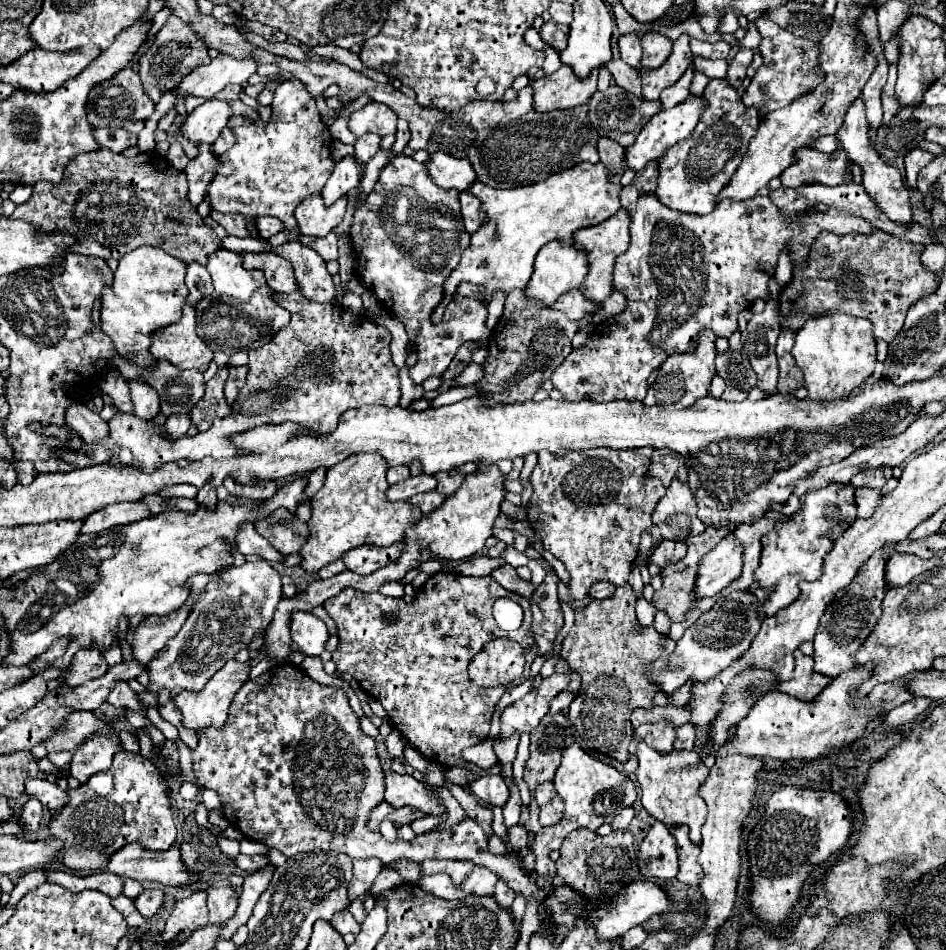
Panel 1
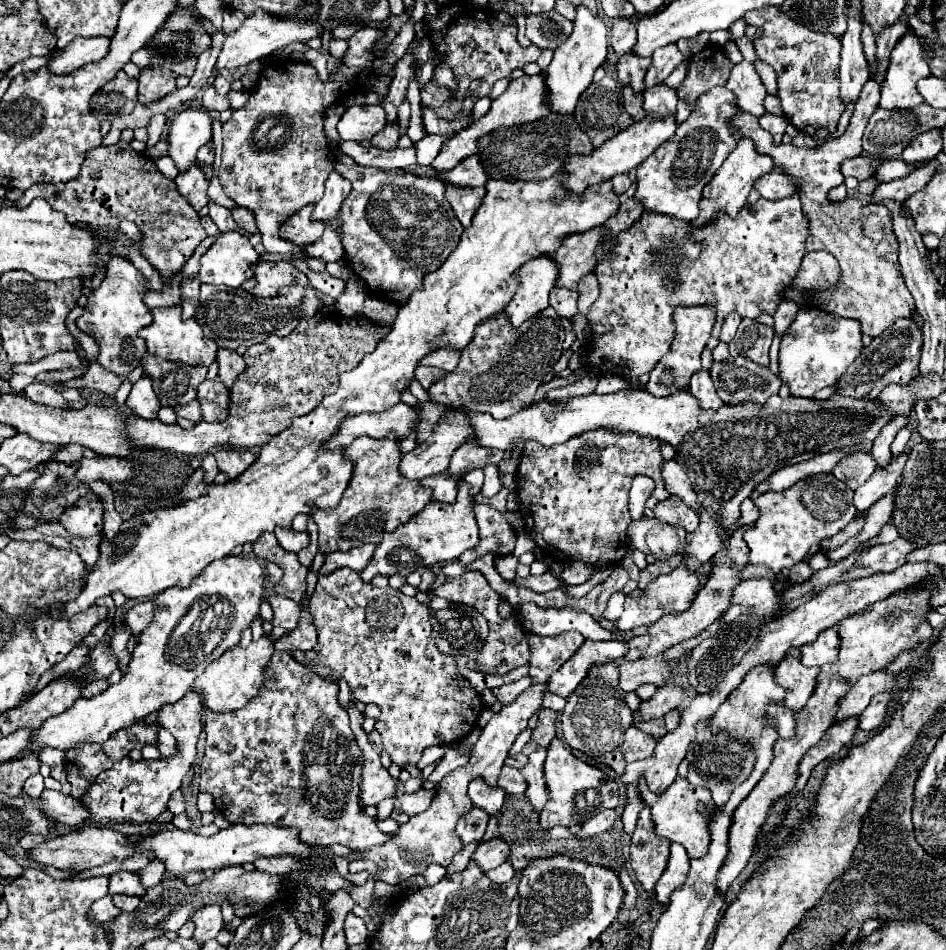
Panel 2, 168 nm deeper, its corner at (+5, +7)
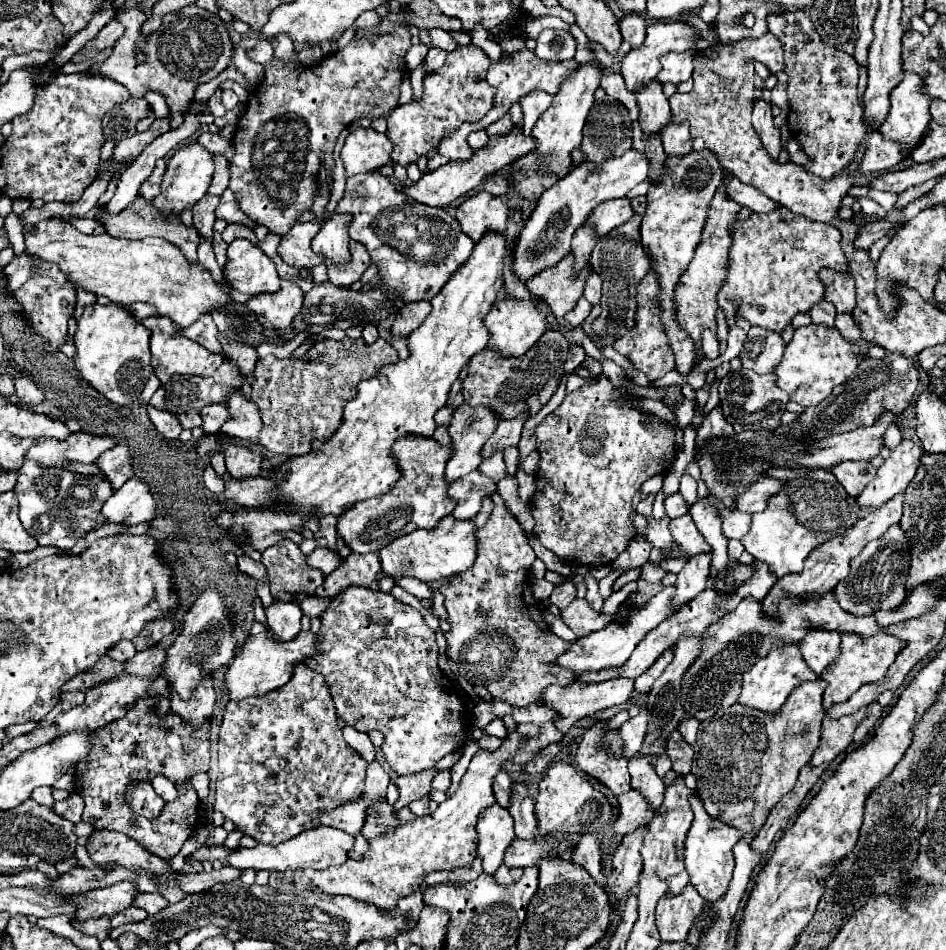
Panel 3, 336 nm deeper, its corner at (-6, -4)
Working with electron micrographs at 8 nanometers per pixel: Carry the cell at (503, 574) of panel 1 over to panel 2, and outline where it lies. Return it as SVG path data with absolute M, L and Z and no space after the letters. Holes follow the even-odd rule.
M546 572L546 574L542 574L542 576L516 578L514 582L516 582L518 586L526 586L526 588L530 588L530 590L534 590L534 592L540 592L540 594L560 588L560 582L558 582L558 578L556 578L552 572Z

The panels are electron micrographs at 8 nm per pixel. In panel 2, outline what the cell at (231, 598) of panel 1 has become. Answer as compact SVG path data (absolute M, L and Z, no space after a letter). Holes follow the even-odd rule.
M226 556L220 560L214 560L196 580L190 582L188 588L168 588L160 592L154 598L156 614L152 624L138 634L138 644L132 652L132 660L128 664L128 670L124 672L122 680L102 694L96 694L92 698L78 698L74 706L60 716L48 718L38 730L32 734L32 752L20 752L14 758L24 758L26 754L40 754L44 748L58 748L58 750L70 750L84 742L98 742L102 744L120 728L128 728L134 722L142 720L150 712L160 710L164 704L174 704L180 700L186 692L192 690L192 684L204 668L220 658L230 646L236 646L240 642L240 632L244 628L250 628L252 620L260 616L260 602L262 602L262 590L264 590L264 568L260 562L252 556Z

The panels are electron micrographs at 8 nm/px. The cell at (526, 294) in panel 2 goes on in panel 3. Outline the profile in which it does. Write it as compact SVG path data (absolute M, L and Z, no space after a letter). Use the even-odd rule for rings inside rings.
M531 295L529 299L509 297L509 299L503 299L503 301L495 303L491 307L491 311L487 313L487 319L483 319L485 327L491 331L491 343L489 343L489 347L499 349L507 357L527 353L527 349L531 345L535 345L535 341L547 331L549 315L553 315L553 313L547 307L547 303L543 299L537 299L535 295Z

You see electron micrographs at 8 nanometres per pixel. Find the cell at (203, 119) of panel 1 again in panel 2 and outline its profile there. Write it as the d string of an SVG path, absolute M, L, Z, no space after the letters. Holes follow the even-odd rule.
M186 108L174 116L168 128L168 156L174 160L178 172L188 172L196 164L196 152L212 140L212 118L206 108Z

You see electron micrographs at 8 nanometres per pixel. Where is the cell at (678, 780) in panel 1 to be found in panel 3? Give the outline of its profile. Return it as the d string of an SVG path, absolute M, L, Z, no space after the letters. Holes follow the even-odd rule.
M689 797L691 809L695 813L693 825L687 833L685 839L685 867L689 873L689 881L695 885L695 889L701 893L701 897L709 903L713 903L715 899L719 899L719 895L725 895L727 891L727 883L731 881L731 873L733 873L733 843L737 843L743 837L743 831L733 829L721 821L717 821L715 817L711 817L705 807L703 801L699 797Z

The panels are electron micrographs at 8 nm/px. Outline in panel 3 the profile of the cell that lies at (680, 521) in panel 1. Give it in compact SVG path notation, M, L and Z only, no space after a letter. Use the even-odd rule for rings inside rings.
M683 515L677 517L669 523L669 531L673 535L673 539L681 545L681 551L687 555L697 555L697 553L709 553L711 547L709 543L703 539L703 535L699 535L691 515Z

